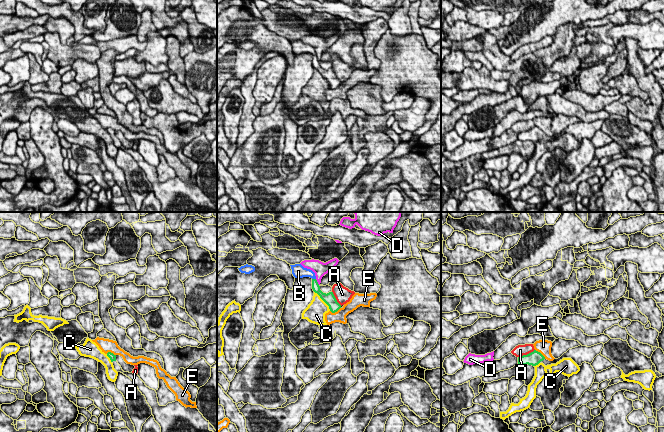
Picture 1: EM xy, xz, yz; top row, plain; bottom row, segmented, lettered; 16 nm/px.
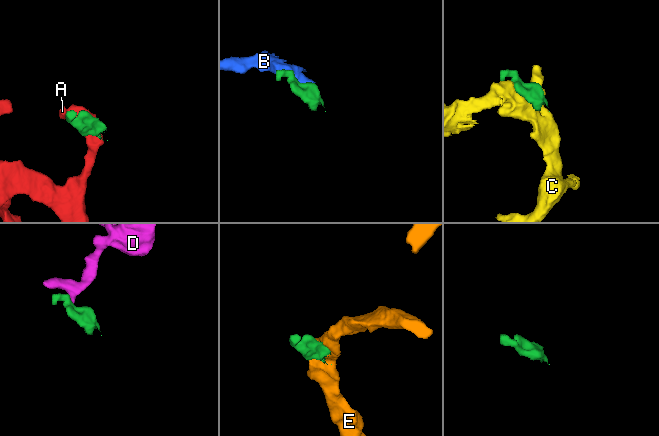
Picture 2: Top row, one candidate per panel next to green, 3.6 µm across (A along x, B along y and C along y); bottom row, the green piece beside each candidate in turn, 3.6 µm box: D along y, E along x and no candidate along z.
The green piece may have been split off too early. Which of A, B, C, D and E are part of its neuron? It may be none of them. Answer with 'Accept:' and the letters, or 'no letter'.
Accept: no letter

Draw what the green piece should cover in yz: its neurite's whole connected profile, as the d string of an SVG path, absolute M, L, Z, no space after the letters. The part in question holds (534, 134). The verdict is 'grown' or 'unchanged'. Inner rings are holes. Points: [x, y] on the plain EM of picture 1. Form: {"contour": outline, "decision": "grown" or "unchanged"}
{"contour": "M603 119L587 123L587 122L578 122L572 125L569 125L564 129L560 134L554 135L553 137L547 136L540 128L534 126L533 128L518 133L518 140L520 141L532 141L536 142L539 139L543 139L545 142L556 140L563 134L571 134L578 142L581 142L584 138L591 140L594 134L599 131L604 123Z", "decision": "grown"}

